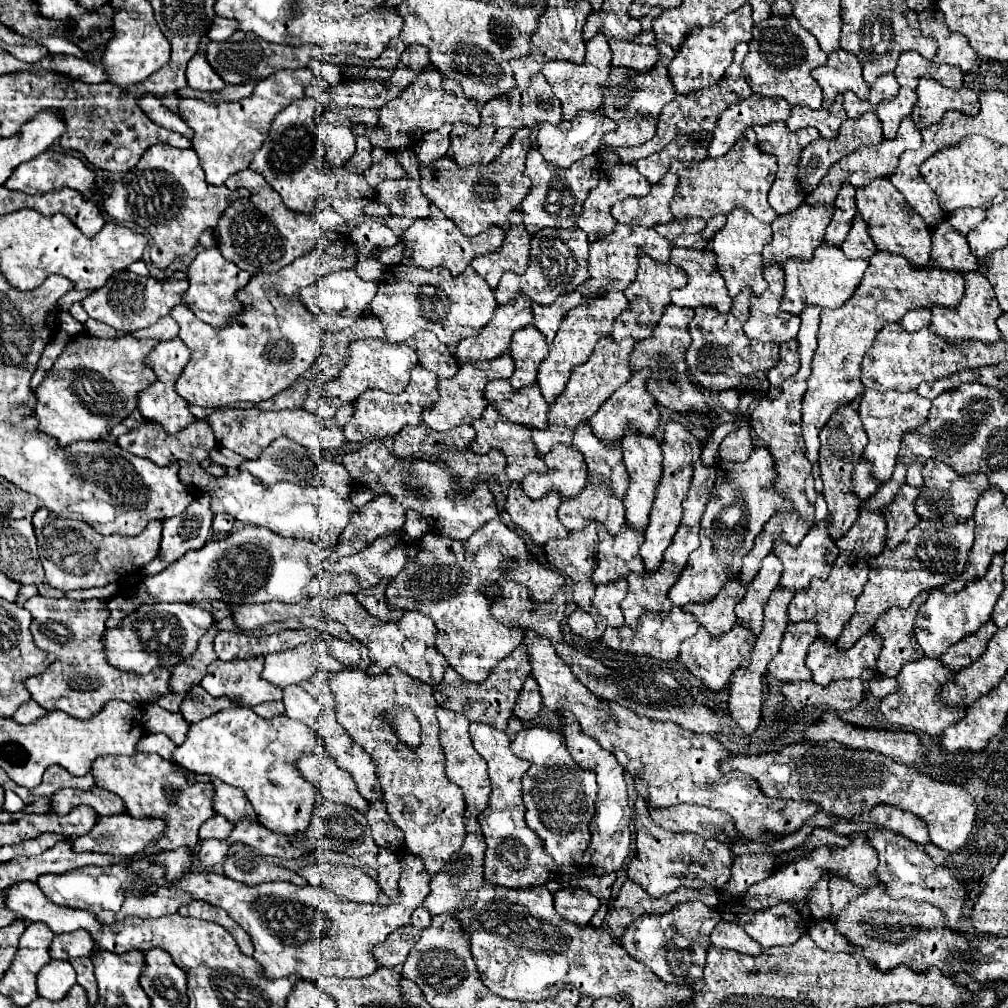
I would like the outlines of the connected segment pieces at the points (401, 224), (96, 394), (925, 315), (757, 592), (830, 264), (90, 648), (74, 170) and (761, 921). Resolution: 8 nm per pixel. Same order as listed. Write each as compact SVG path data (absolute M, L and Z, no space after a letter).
M395 148L391 152L395 154L397 162L401 164L401 168L405 170L407 176L399 178L399 180L385 180L385 182L381 182L381 186L375 188L375 200L379 198L379 202L389 208L389 216L385 216L385 226L389 226L397 236L401 236L417 218L429 216L431 200L425 194L421 194L421 166L417 162L415 152L409 150L409 148Z
M81 332L71 338L71 342L63 348L59 358L55 360L51 372L45 376L45 380L37 386L37 406L35 414L39 418L37 430L43 434L49 434L57 438L61 446L67 446L75 440L101 440L107 436L107 430L115 424L119 424L125 416L129 416L137 408L137 392L147 388L155 374L149 366L143 364L143 358L151 352L151 348L157 344L157 340L135 340L131 336L121 338L95 338L87 332Z
M915 308L915 310L909 310L903 320L901 320L901 326L905 330L921 330L925 326L931 324L931 308Z
M771 552L769 556L765 556L759 574L747 586L743 600L739 600L735 606L737 620L743 626L749 626L749 630L753 630L755 634L761 632L763 608L765 608L773 588L779 584L779 578L781 578L781 560L775 552Z
M821 242L813 252L811 260L791 258L785 264L785 292L781 300L781 310L791 314L801 314L801 310L809 304L819 304L823 308L839 308L859 286L867 261L862 258L855 260L847 258L839 246L829 246Z
M37 594L29 598L23 608L27 608L33 616L31 634L35 646L57 656L57 660L51 662L43 674L25 680L33 700L45 710L57 708L75 718L89 718L109 700L125 700L135 708L143 708L149 700L169 692L167 668L157 668L145 676L137 676L131 672L121 672L105 662L105 652L101 646L101 632L105 630L105 620L109 616L105 602L75 602L69 598L55 600Z
M45 150L37 158L25 162L25 166L17 166L17 170L13 170L9 180L5 182L5 186L9 190L21 190L25 194L41 194L67 186L71 190L77 190L83 198L91 198L97 192L97 184L93 184L93 176L95 170L87 168L79 158L55 150Z
M779 903L765 910L743 908L741 914L737 914L737 922L763 948L795 944L801 934L807 932L807 922L787 903Z

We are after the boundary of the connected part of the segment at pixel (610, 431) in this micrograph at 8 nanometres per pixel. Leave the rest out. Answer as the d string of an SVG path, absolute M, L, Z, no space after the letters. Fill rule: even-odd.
M649 368L637 370L629 378L627 384L623 384L619 390L615 390L615 394L609 396L601 404L597 414L591 418L591 426L593 426L593 432L597 436L601 436L603 440L619 440L627 426L637 428L643 434L653 434L655 432L655 428L659 424L659 408L657 408L657 402L653 400L653 396L649 394L649 390L647 390L647 378L649 376L651 376Z

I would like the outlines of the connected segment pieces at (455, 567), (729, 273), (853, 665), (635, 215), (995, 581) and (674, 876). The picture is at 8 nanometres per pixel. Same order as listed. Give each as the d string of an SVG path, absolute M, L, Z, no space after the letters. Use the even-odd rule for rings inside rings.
M491 520L461 542L433 533L422 537L417 556L389 582L387 602L389 606L417 610L429 616L439 630L437 650L465 680L481 682L497 662L521 645L524 636L522 630L506 627L493 618L491 600L479 590L479 586L495 584L501 576L531 588L533 602L547 602L567 584L567 576L545 568L515 530L501 520ZM473 574L479 574L481 582L473 582Z
M733 210L727 216L727 224L715 234L713 238L713 252L717 254L717 266L727 282L729 296L739 294L743 288L751 288L755 294L761 294L767 288L767 282L761 274L763 270L763 260L761 260L761 250L771 238L771 226L757 220L751 212L747 210Z
M867 632L851 648L841 650L835 642L825 642L825 638L815 638L807 650L807 666L813 672L813 682L827 686L833 680L863 680L869 682L877 674L877 654L881 650L881 636L877 632Z
M667 172L657 184L651 186L651 192L647 196L629 196L621 202L617 202L611 208L611 214L615 220L625 222L629 226L643 226L653 228L657 224L665 224L671 220L669 204L675 196L677 188L677 174Z
M995 554L987 574L983 578L969 580L963 586L965 590L959 590L959 592L953 592L953 594L945 594L939 588L929 590L927 602L921 604L921 608L919 608L919 618L917 618L917 628L919 630L915 632L915 638L917 638L919 646L923 648L925 656L939 658L941 654L945 654L945 650L951 644L957 644L961 638L977 632L979 626L989 622L993 606L995 606L995 602L997 602L997 598L1003 590L1001 568L1003 568L1003 554Z
M639 798L635 802L635 856L627 866L627 876L637 882L643 890L647 890L653 898L665 896L679 886L687 888L703 888L713 886L715 890L721 890L723 884L729 880L733 854L729 852L729 846L719 840L707 840L691 832L669 832L663 830L659 824L655 824L649 816L649 810L645 808L645 800Z

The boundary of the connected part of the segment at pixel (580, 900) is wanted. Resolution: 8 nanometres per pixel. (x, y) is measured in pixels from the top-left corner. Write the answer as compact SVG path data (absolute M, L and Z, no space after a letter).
M575 888L557 890L553 896L555 896L557 914L575 926L589 924L591 916L599 906L599 900L587 890L575 890Z

